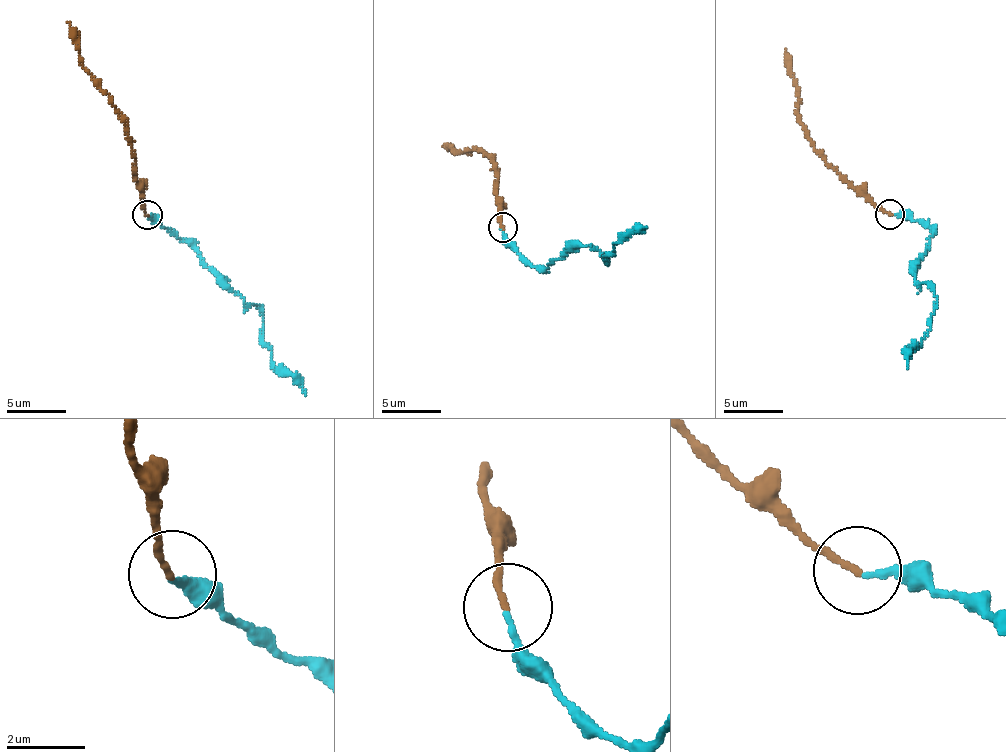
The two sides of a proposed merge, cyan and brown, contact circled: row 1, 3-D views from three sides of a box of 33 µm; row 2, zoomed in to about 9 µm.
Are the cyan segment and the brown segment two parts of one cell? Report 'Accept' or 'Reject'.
Accept

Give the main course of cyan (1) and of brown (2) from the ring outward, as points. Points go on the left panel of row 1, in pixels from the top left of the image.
1: (148, 215), (192, 248), (226, 286), (263, 315), (263, 333), (271, 363), (291, 375), (305, 395)
2: (148, 215), (136, 184), (131, 137), (106, 94), (85, 68), (76, 46), (76, 31), (67, 22)

